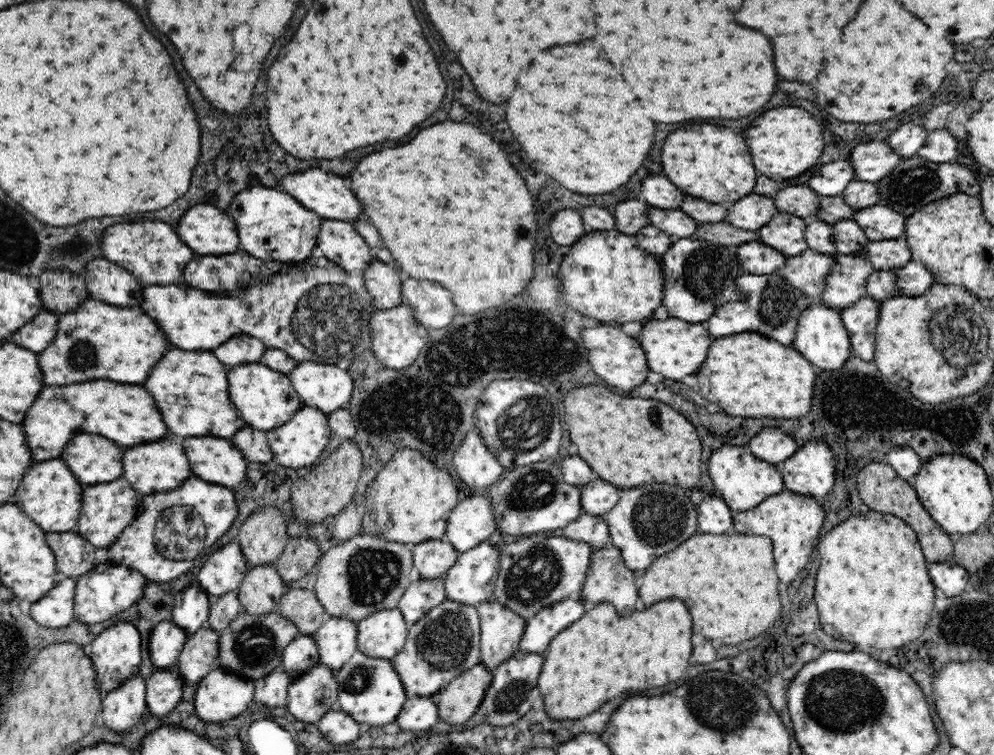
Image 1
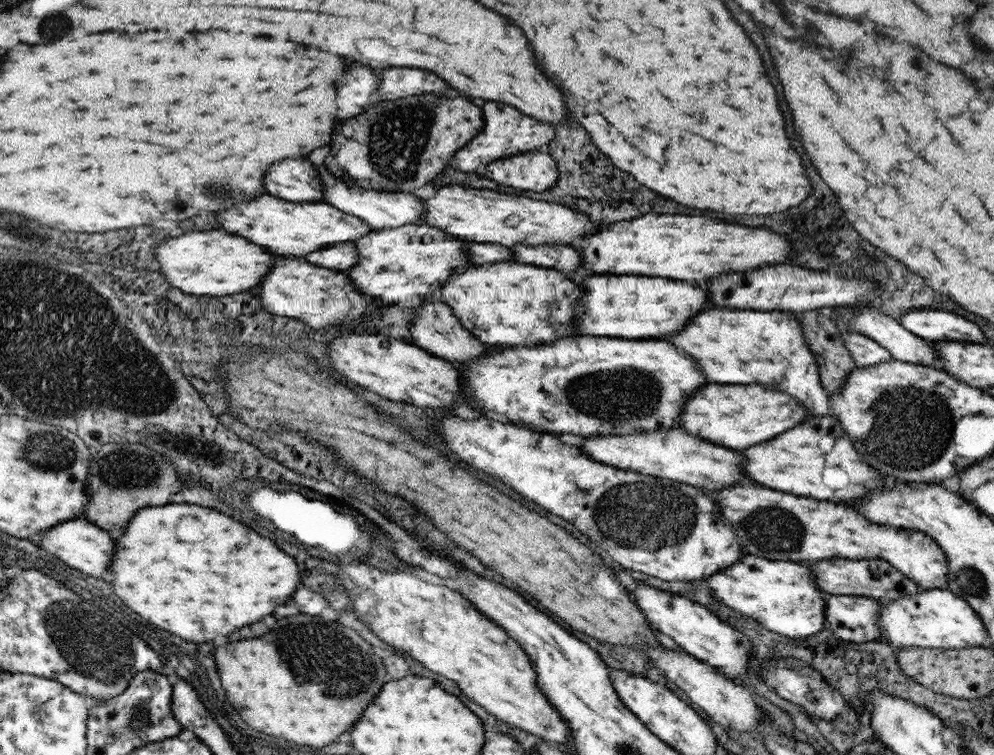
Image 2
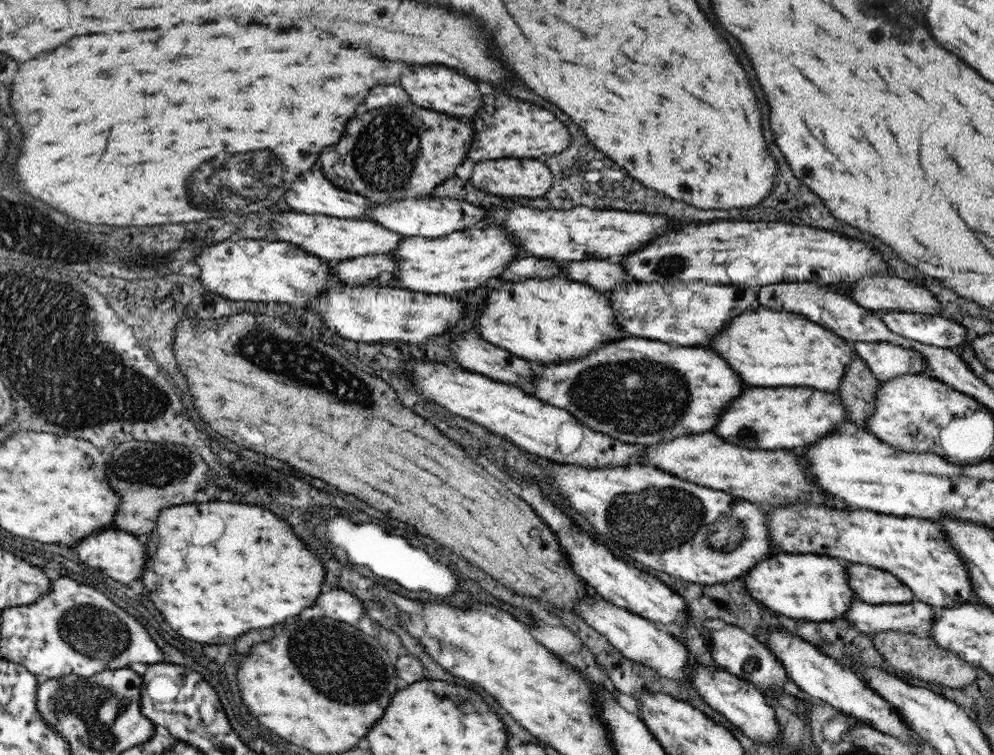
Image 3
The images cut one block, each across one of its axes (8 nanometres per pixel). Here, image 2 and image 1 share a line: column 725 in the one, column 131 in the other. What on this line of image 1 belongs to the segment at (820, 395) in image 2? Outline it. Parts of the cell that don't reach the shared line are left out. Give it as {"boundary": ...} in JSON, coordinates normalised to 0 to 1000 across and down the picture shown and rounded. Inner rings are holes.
{"boundary":[[[90,395],[74,413],[59,417],[56,445],[44,466],[38,469],[38,479],[47,511],[64,511],[95,503],[112,503],[119,509],[145,509],[153,487],[173,461],[167,442],[159,429],[145,416],[143,408],[123,408],[105,399]]]}

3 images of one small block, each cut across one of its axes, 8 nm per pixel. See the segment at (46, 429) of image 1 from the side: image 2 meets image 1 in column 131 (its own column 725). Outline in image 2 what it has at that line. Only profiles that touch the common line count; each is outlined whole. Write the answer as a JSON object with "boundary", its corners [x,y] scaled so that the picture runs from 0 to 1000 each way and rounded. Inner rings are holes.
{"boundary":[[[709,509],[689,530],[683,554],[683,564],[691,575],[731,593],[749,593],[790,572],[792,567],[796,567],[796,562],[802,564],[810,554],[810,546],[806,546],[804,535],[800,535],[786,519],[782,522],[760,509]]]}

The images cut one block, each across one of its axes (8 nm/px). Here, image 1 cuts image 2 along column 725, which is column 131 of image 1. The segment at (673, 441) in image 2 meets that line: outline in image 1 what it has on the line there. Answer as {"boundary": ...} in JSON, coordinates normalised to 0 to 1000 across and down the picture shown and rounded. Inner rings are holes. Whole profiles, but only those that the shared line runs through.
{"boundary":[[[163,583],[157,588],[145,588],[131,593],[125,604],[125,633],[133,641],[133,646],[141,654],[157,654],[157,652],[169,652],[179,646],[185,636],[193,630],[191,612],[187,607],[187,599],[183,588],[175,583]]]}

